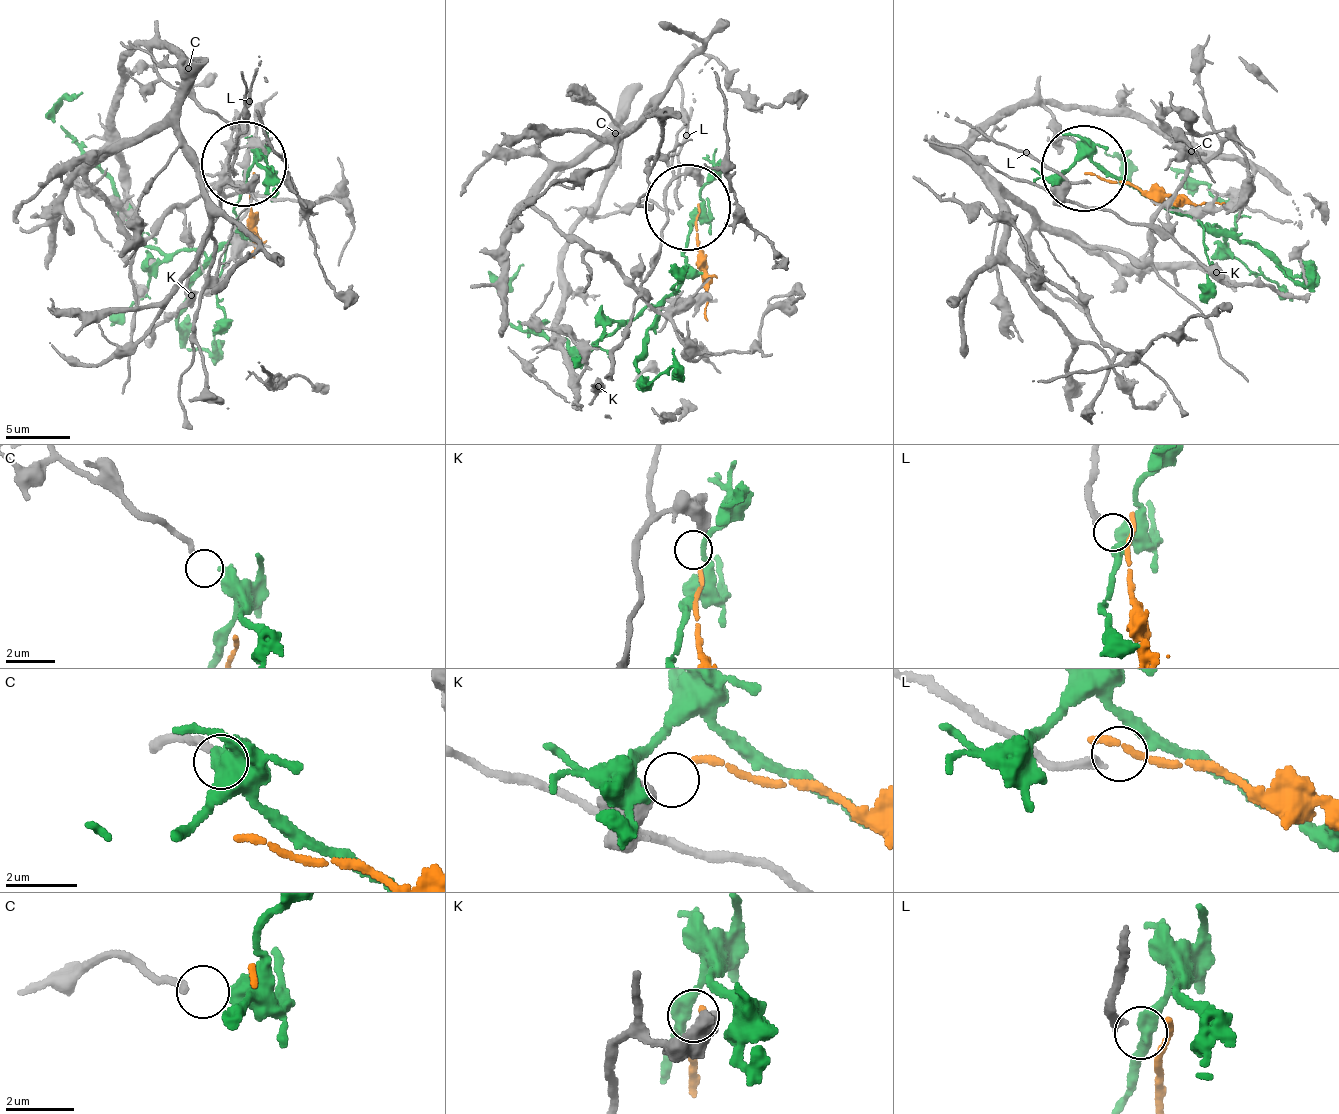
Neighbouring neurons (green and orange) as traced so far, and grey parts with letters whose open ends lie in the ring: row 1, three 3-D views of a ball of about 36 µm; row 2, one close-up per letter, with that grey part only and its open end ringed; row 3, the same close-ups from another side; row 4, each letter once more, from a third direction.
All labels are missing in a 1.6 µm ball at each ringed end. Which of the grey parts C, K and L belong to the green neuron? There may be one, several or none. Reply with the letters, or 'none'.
L

